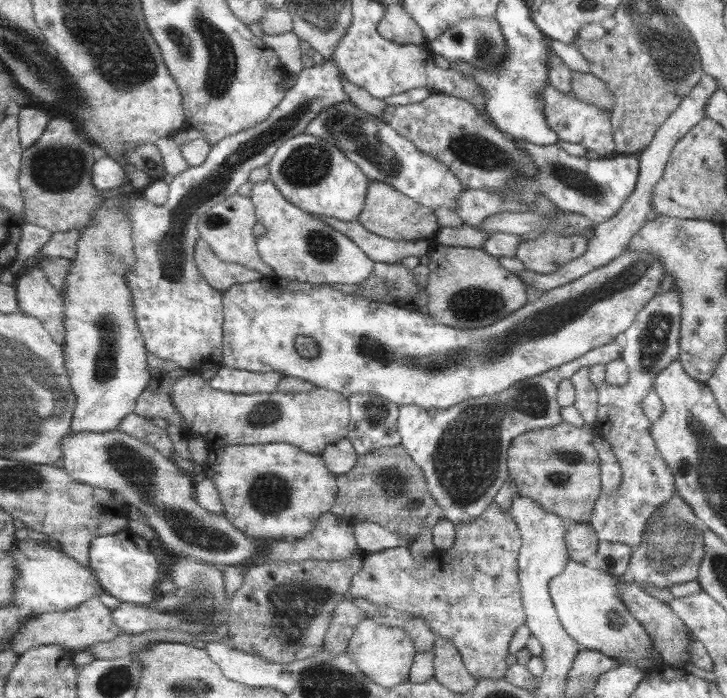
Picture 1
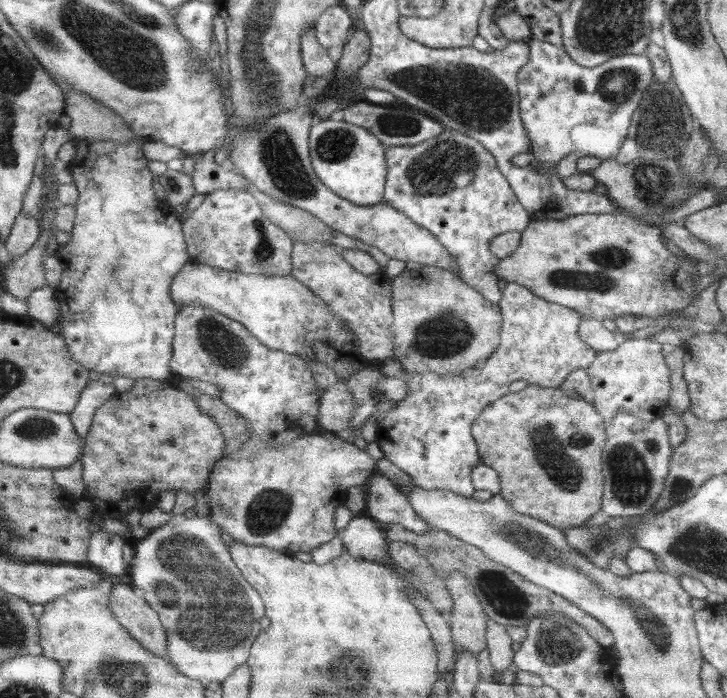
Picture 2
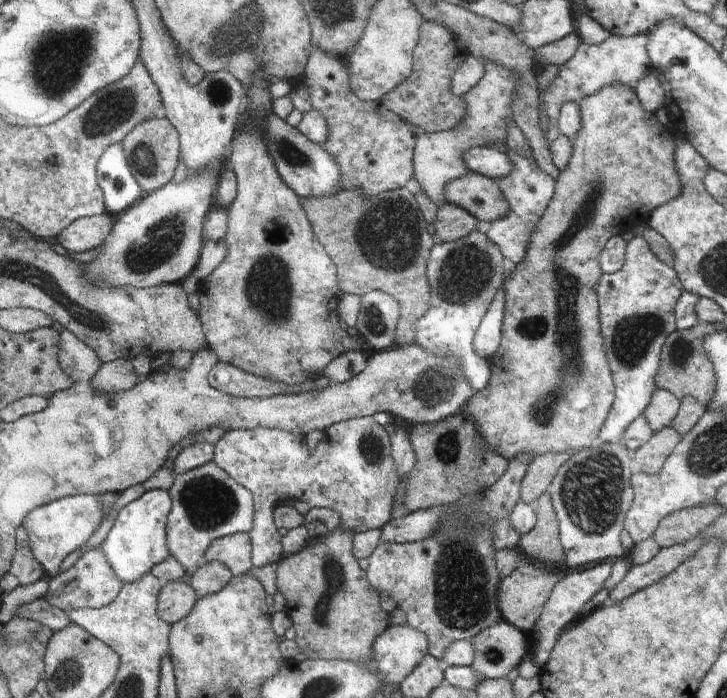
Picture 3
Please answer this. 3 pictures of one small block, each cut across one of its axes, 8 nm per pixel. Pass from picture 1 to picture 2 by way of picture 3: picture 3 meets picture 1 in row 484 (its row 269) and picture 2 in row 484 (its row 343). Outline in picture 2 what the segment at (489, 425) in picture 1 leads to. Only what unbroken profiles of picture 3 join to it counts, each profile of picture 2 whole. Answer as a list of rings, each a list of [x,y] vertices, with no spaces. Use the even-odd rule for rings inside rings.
[[[507,282],[501,294],[501,300],[497,303],[502,314],[500,342],[492,355],[478,366],[460,373],[440,375],[434,371],[408,373],[404,365],[392,357],[380,362],[379,371],[384,377],[401,378],[408,384],[408,395],[396,401],[396,405],[378,424],[378,446],[386,459],[411,476],[415,486],[424,490],[444,489],[456,492],[458,496],[472,497],[475,491],[472,469],[481,463],[481,458],[472,436],[471,425],[480,416],[483,408],[506,396],[509,393],[508,386],[516,380],[525,380],[544,388],[560,389],[564,378],[572,370],[587,369],[594,362],[596,351],[578,335],[578,326],[583,318],[576,310],[540,299],[540,296],[535,296],[530,289],[518,283]]]

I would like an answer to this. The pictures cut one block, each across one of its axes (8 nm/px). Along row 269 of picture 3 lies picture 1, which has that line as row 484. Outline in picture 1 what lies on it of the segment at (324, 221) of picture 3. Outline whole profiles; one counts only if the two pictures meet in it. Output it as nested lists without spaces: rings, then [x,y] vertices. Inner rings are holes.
[[[402,444],[376,448],[357,455],[350,471],[336,476],[336,484],[338,492],[330,512],[347,518],[353,526],[372,522],[392,533],[416,538],[420,529],[433,529],[439,519],[446,518],[442,507],[427,488],[422,469],[412,460]]]

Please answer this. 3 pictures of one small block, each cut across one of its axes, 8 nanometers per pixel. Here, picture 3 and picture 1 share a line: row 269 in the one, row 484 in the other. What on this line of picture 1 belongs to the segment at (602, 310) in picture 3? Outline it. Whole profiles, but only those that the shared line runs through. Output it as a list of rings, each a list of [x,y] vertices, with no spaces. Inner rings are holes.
[[[673,287],[656,295],[640,310],[632,325],[619,334],[624,348],[621,359],[630,373],[628,382],[614,385],[604,381],[597,386],[598,418],[593,426],[604,435],[618,457],[623,476],[614,494],[601,493],[587,524],[592,525],[598,540],[626,543],[630,548],[641,542],[646,521],[652,513],[672,495],[672,491],[676,491],[674,476],[650,436],[651,420],[640,406],[642,397],[648,395],[650,389],[654,390],[652,383],[656,373],[679,357],[680,314],[683,310],[680,289]]]

